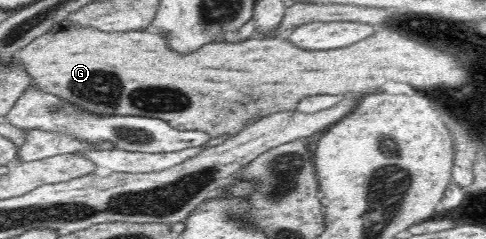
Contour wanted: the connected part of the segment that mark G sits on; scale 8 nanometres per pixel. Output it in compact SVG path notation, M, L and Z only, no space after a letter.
M62 20L60 23L51 26L51 29L36 37L32 43L29 43L28 47L21 49L17 53L17 60L23 64L23 68L29 74L31 78L31 84L37 88L37 90L49 94L53 94L58 98L65 100L85 110L85 112L91 112L91 114L97 114L97 116L139 116L146 118L155 118L167 122L171 127L177 128L181 131L204 131L209 134L209 137L219 137L219 135L233 136L238 131L241 131L253 117L265 117L277 111L289 111L289 109L296 109L299 101L303 97L311 97L311 95L345 95L347 93L360 93L365 95L373 91L379 91L381 87L387 83L387 81L399 81L399 83L409 83L414 88L419 90L426 90L439 87L461 87L467 83L469 79L469 73L465 69L465 65L461 63L461 59L453 53L447 53L443 49L435 49L431 45L427 45L425 42L419 42L418 40L409 39L407 35L399 31L393 31L389 28L387 31L375 31L373 35L369 36L369 39L363 39L351 47L341 47L341 49L325 49L325 50L307 50L305 48L299 48L295 44L291 43L291 40L279 39L276 37L252 37L243 43L209 43L205 45L201 51L193 53L191 55L178 55L175 51L172 51L165 41L165 38L161 36L161 33L147 33L147 32L106 32L93 28L85 28L77 24L71 24L69 20Z

